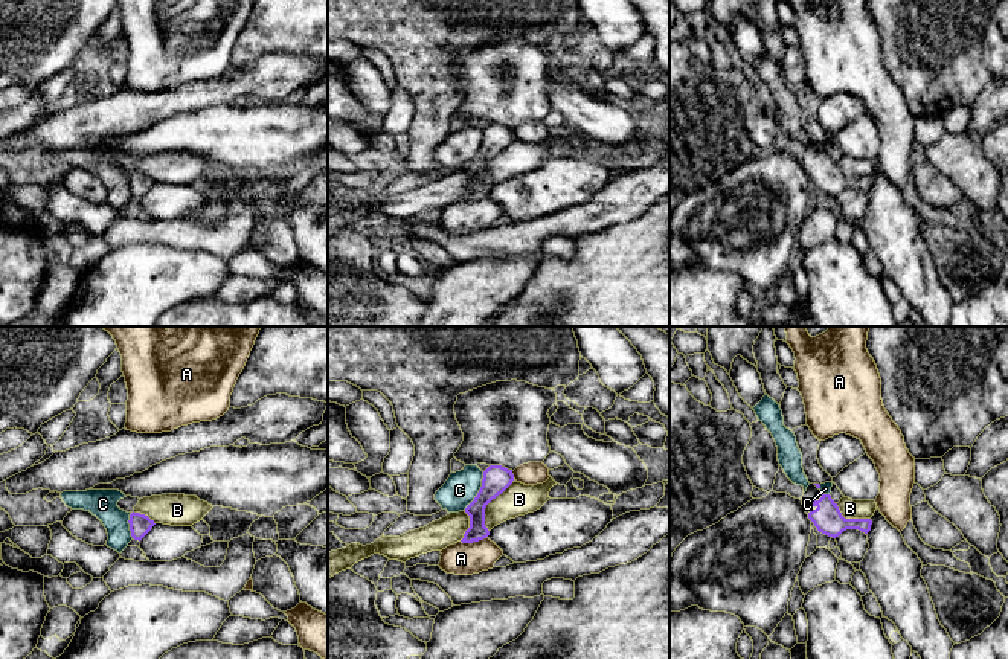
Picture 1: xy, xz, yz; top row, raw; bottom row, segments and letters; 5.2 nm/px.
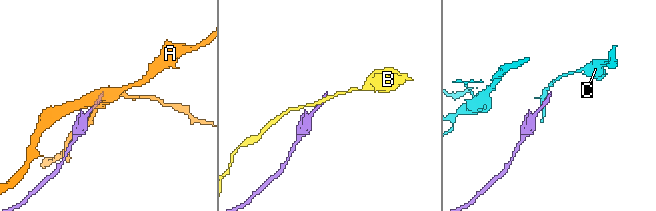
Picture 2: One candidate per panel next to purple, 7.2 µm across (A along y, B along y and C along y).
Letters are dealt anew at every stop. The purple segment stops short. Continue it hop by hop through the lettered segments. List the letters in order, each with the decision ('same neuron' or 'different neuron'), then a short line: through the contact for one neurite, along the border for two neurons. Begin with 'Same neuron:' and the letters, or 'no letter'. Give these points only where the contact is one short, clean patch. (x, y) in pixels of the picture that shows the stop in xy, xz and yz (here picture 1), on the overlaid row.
Same neuron: no letter
A: different neuron
B: different neuron; line xz (513, 482), (487, 505), (485, 527), (488, 531)
C: different neuron

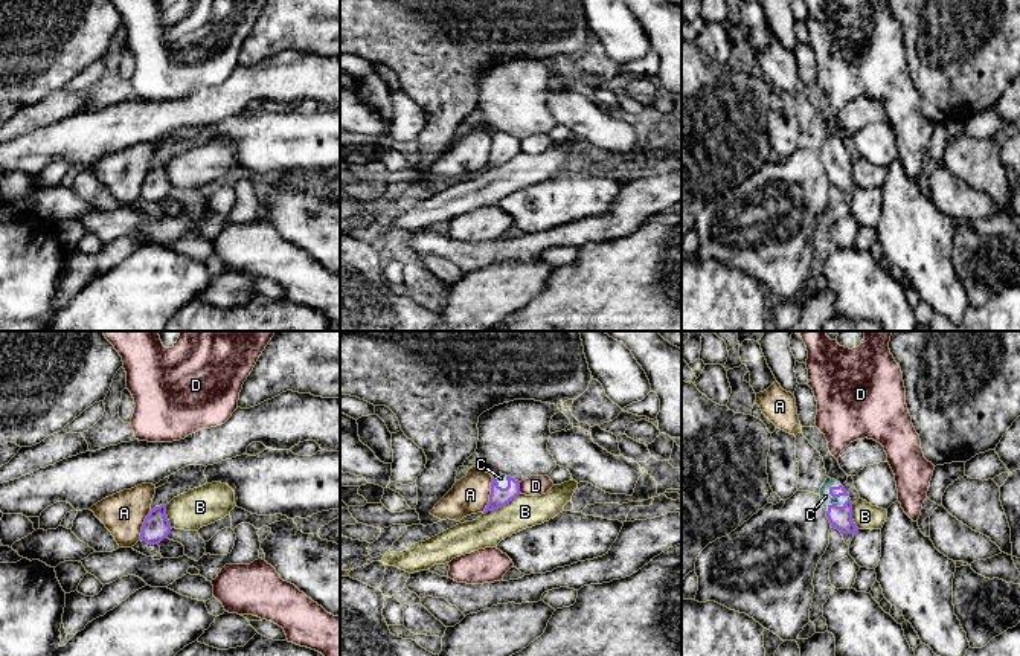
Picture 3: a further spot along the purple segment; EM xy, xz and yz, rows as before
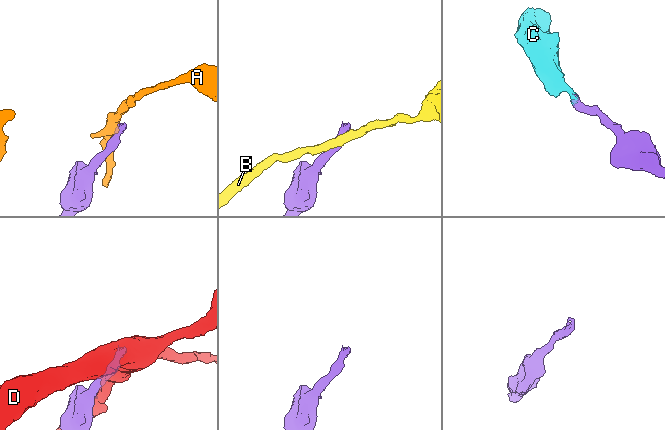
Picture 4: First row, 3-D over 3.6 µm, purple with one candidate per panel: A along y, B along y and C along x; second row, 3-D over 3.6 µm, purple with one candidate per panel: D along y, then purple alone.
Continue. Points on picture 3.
Same neuron: C
A: different neuron
B: different neuron; line xz (520, 493), (503, 505), (484, 513)
C: same neuron
D: different neuron

